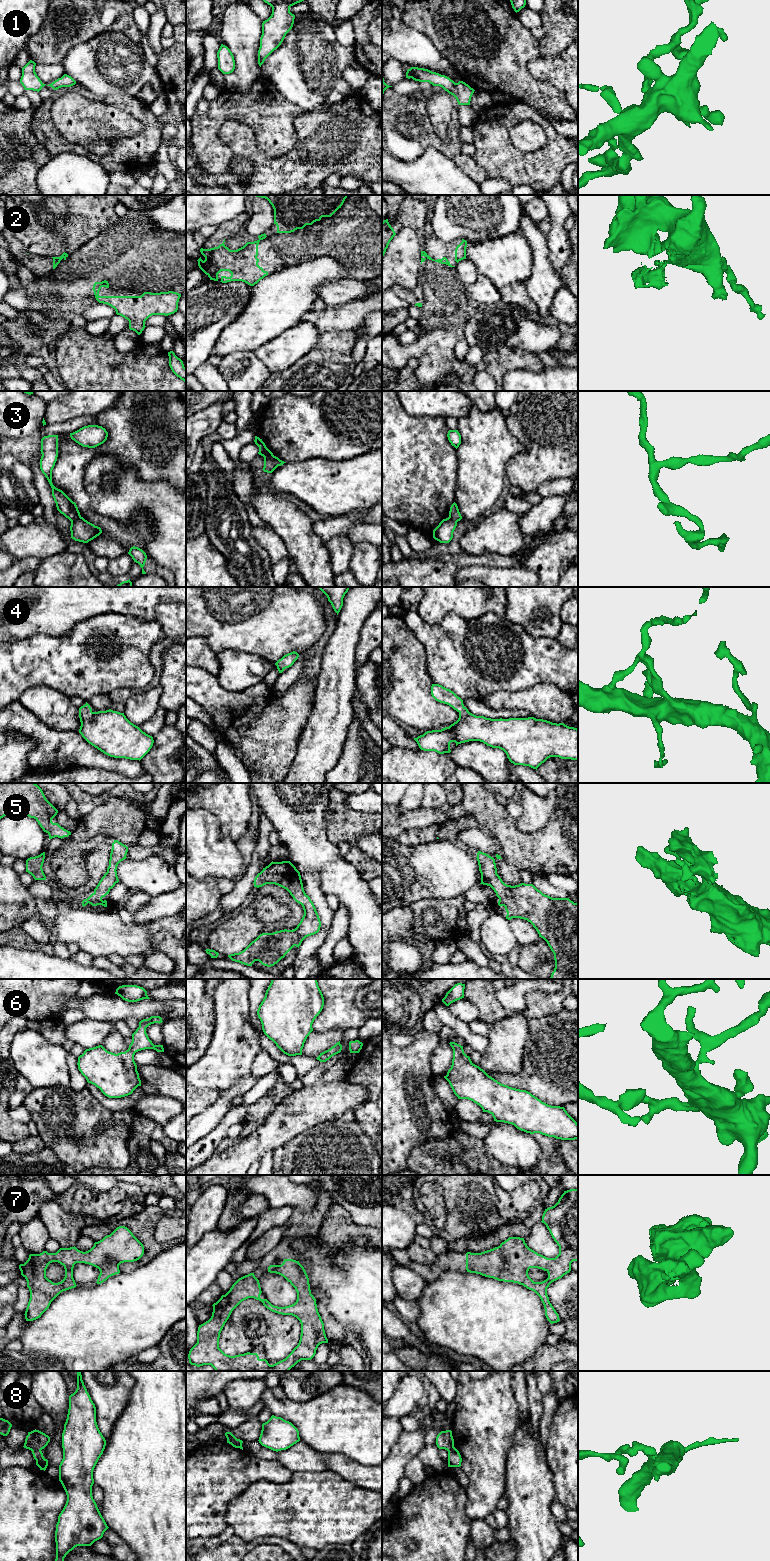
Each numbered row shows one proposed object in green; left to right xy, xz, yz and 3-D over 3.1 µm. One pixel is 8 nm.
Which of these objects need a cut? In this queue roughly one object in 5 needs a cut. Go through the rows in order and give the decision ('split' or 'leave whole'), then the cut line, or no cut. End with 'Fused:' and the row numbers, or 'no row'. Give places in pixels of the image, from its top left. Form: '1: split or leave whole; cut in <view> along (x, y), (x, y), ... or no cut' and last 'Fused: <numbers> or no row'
1: leave whole; no cut
2: split; cut in xy along (62, 254), (64, 257)
3: split; cut in xz along (264, 456), (269, 456), (277, 466)
4: leave whole; no cut
5: leave whole; no cut
6: leave whole; no cut
7: leave whole; no cut
8: split; cut in xy along (40, 1449), (32, 1451)
Fused: 2, 3, 8

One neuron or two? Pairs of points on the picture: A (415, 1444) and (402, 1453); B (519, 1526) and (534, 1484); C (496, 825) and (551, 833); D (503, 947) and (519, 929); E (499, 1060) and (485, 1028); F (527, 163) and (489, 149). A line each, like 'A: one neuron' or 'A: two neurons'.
A: one neuron
B: one neuron
C: one neuron
D: two neurons
E: two neurons
F: one neuron

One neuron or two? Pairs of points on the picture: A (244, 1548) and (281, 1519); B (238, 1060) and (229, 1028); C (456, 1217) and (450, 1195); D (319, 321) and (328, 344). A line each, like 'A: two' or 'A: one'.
A: two
B: one
C: one
D: two

